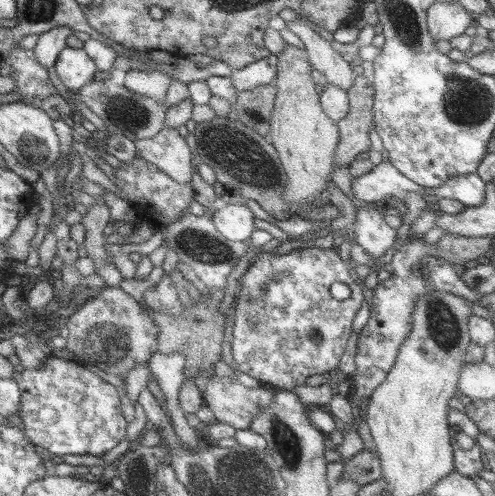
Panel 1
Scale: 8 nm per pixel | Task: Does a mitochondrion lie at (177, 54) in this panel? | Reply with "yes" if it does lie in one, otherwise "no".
no

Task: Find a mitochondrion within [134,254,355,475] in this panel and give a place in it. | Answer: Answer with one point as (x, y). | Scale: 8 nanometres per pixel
(254, 305)

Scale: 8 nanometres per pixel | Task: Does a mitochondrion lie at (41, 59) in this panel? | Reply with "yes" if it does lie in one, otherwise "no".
no

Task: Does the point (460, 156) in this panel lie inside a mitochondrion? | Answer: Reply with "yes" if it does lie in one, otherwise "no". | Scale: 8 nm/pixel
no

